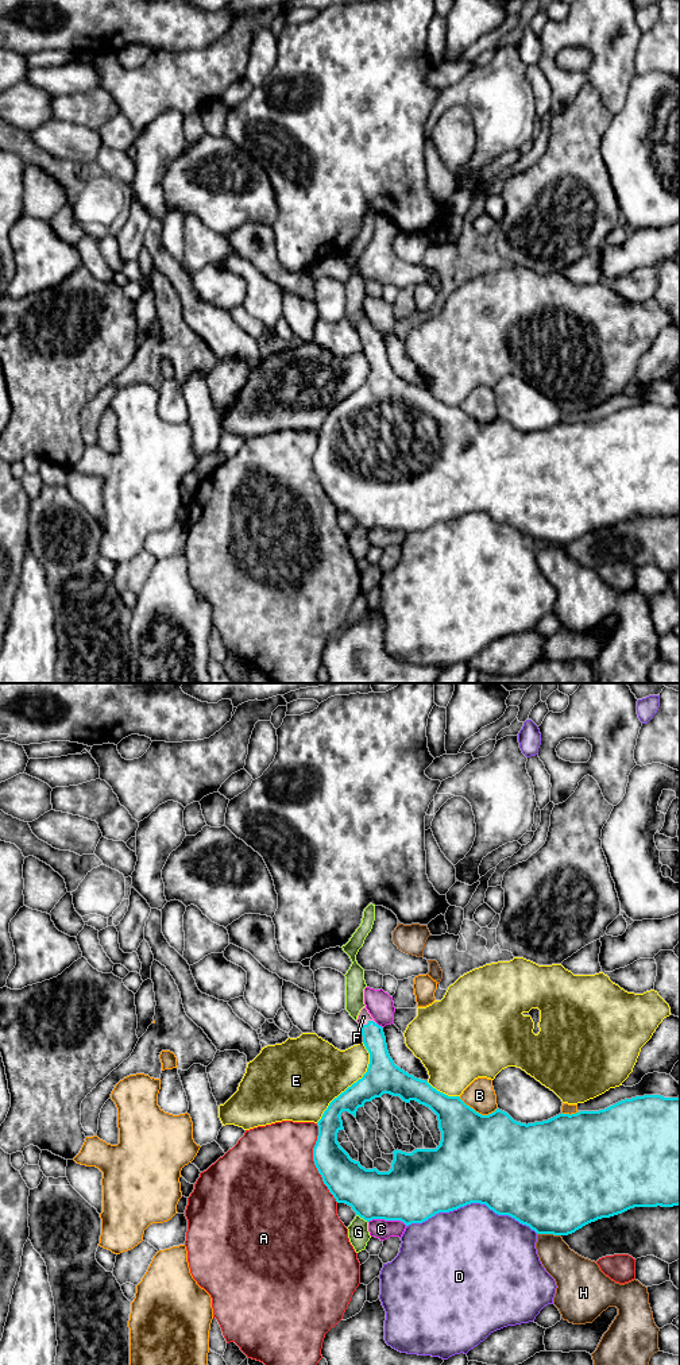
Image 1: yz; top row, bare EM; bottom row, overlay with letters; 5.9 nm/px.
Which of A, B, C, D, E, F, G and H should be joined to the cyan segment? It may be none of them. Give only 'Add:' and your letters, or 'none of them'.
Add: F

